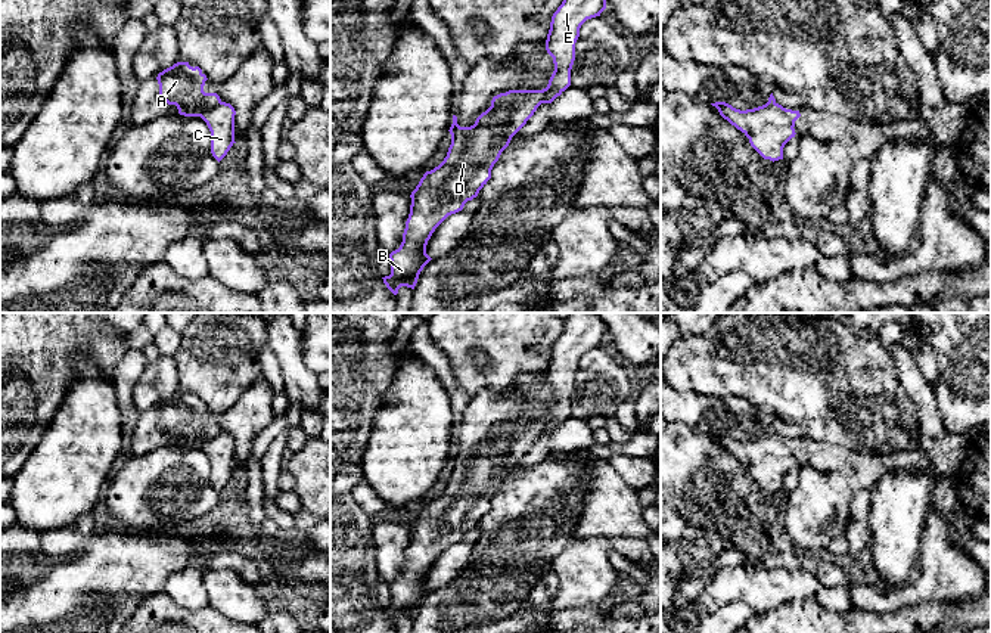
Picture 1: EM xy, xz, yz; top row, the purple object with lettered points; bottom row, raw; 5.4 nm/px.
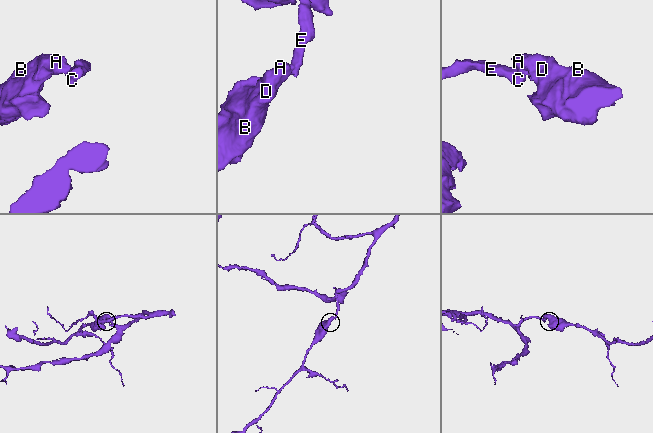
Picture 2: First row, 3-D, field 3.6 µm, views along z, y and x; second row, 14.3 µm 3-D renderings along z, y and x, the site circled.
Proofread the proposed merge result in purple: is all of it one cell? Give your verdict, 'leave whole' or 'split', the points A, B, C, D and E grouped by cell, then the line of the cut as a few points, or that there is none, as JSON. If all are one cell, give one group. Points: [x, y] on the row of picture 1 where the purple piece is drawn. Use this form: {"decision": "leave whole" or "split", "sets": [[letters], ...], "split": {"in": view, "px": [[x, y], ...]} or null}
{"decision": "split", "sets": [["A", "B", "D"], ["C", "E"]], "split": {"in": "xy", "px": [[220, 101], [199, 115]]}}

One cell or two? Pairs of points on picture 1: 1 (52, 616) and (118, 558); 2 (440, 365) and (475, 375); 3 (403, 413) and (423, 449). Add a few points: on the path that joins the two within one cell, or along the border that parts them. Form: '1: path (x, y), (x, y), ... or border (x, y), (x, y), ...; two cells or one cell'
1: path (68, 604), (102, 574); one cell
2: border (432, 338), (446, 356), (454, 381), (471, 397); two cells
3: path (412, 422), (412, 437), (415, 440); one cell

